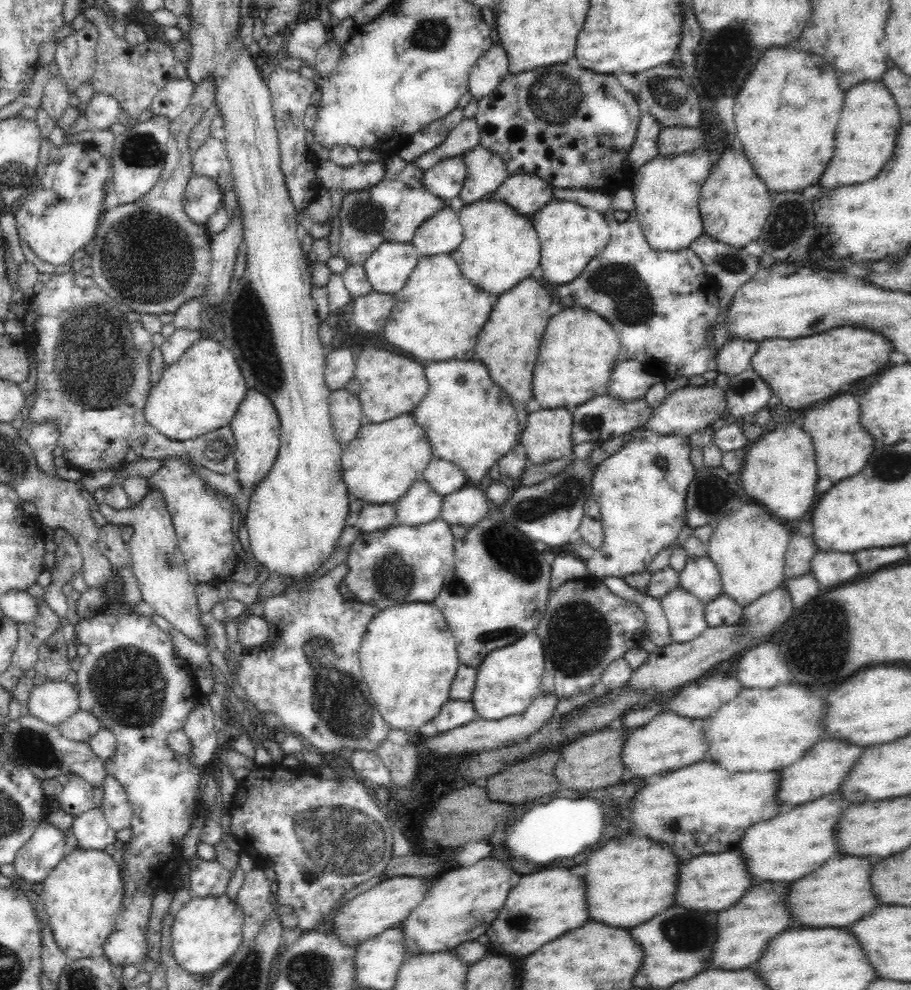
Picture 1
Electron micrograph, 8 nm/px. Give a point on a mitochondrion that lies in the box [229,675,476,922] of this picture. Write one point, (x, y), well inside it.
(340, 840)

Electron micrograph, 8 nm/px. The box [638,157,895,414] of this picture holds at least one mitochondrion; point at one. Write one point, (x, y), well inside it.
(735, 264)

